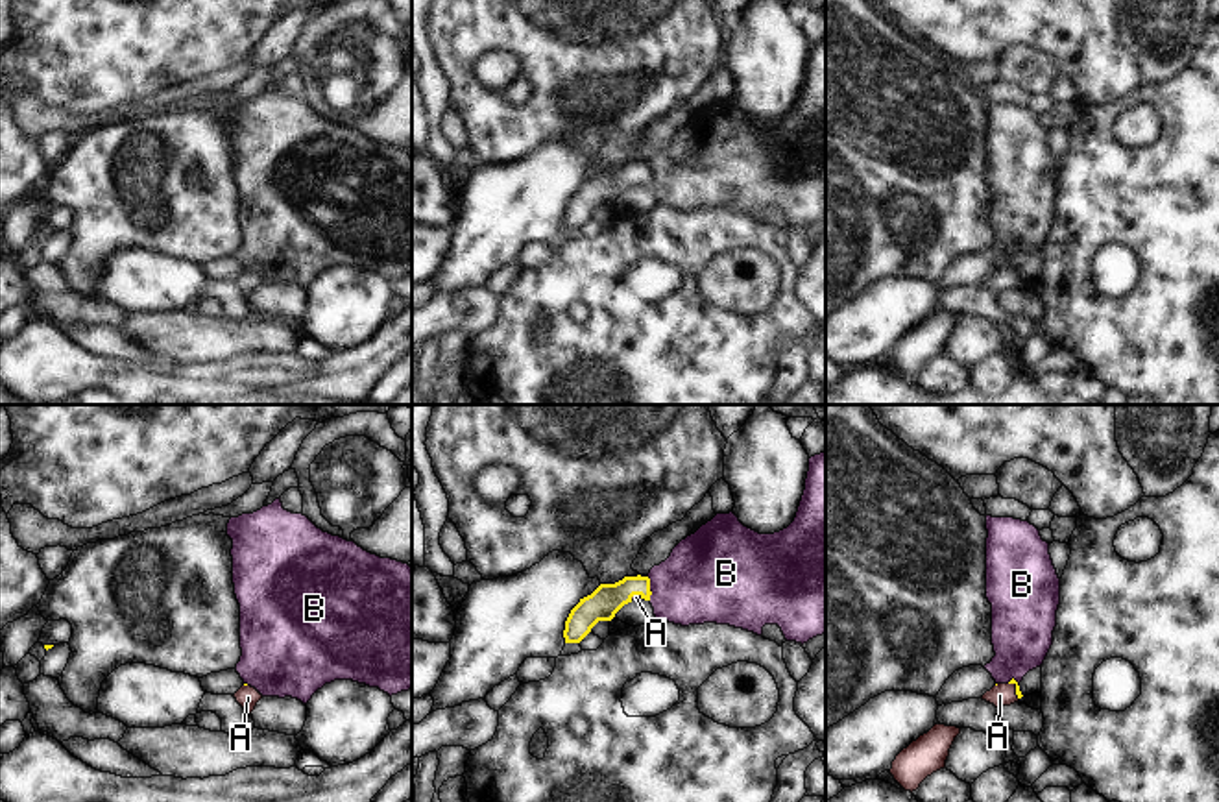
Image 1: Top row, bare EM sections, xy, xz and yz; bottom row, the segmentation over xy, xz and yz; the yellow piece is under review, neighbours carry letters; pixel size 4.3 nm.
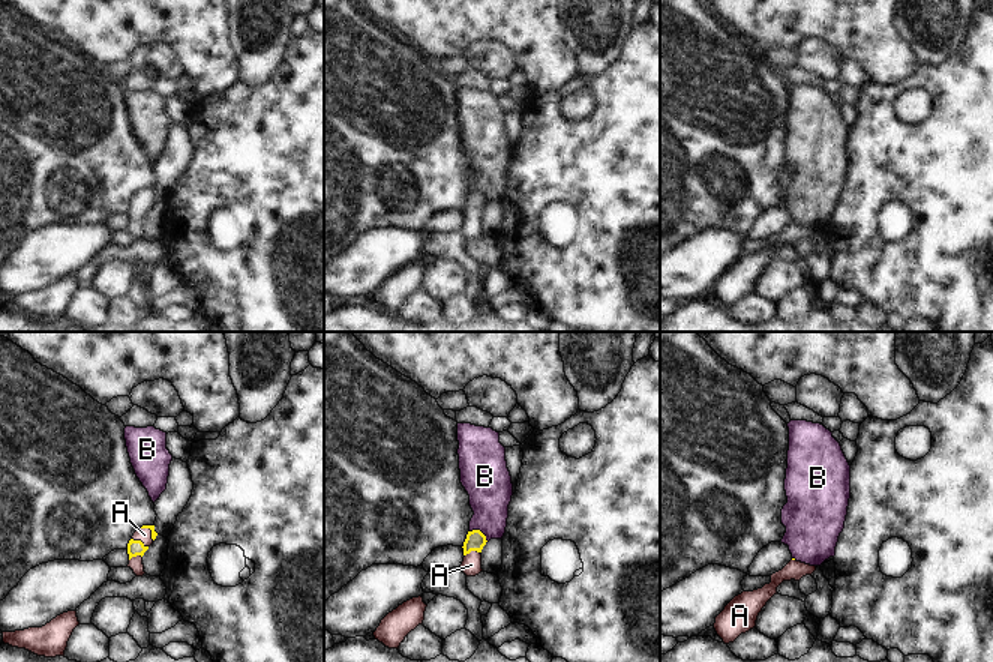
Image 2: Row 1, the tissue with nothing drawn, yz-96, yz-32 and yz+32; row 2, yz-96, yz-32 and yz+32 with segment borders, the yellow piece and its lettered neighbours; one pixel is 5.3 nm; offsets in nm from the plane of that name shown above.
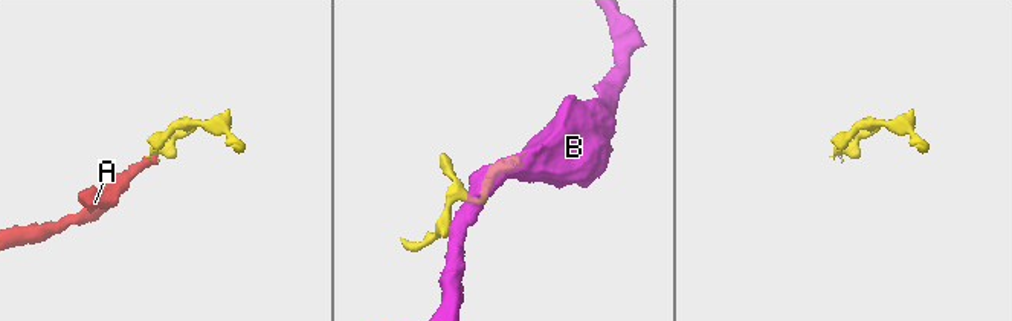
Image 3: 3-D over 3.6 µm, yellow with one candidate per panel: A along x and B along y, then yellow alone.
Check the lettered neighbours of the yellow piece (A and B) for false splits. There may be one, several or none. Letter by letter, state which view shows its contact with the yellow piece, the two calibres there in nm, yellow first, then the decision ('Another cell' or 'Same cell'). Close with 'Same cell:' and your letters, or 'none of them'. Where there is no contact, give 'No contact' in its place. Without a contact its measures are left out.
A: Touches yellow in yz. Thickness 20 nm (yellow) against 100 nm. Same cell
B: Touches yellow in xz. Thickness 140 nm (yellow) against 360 nm. Another cell
Same cell: A

